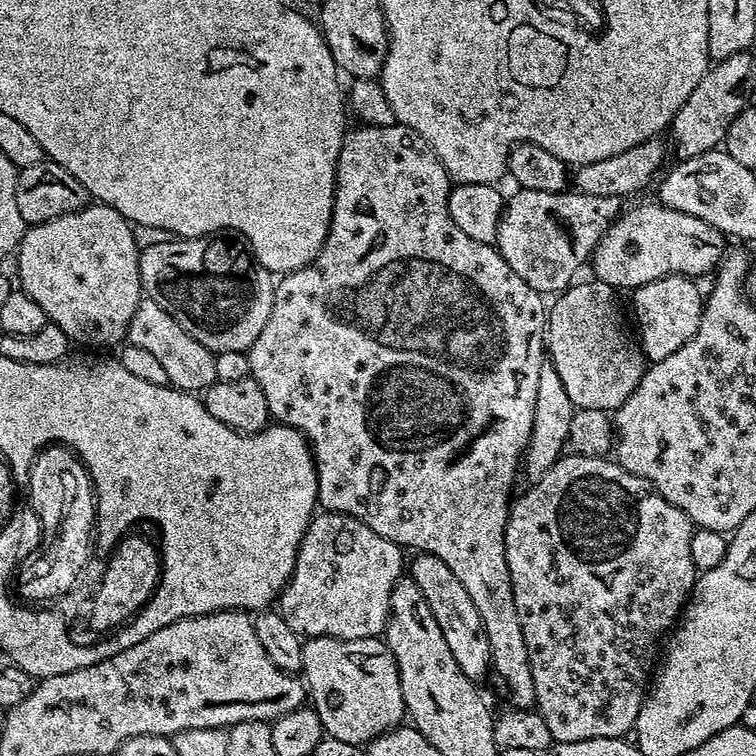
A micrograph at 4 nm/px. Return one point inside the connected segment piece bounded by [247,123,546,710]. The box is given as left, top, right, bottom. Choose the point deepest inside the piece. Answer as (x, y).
(407, 354)

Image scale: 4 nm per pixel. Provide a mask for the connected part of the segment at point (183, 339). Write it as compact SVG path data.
M147 298L141 299L140 305L134 310L134 316L130 318L130 324L126 333L127 343L139 346L141 350L147 350L154 354L154 359L166 370L166 378L171 387L181 389L193 394L199 393L211 384L216 383L215 355L202 342L190 338L158 302Z

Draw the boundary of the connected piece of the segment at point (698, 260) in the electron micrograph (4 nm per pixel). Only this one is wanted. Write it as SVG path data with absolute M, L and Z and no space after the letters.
M659 202L636 204L601 238L590 257L590 268L596 271L595 279L617 290L635 290L667 276L701 278L719 269L726 256L724 243L724 233L714 230L710 222L702 222L702 218L682 214Z

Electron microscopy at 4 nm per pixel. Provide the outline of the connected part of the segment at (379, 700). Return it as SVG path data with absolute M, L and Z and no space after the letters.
M313 636L303 641L302 680L310 706L318 714L325 733L331 739L357 746L367 746L374 738L392 728L401 727L405 719L402 686L398 678L398 666L394 654L380 636L339 640L329 636Z

